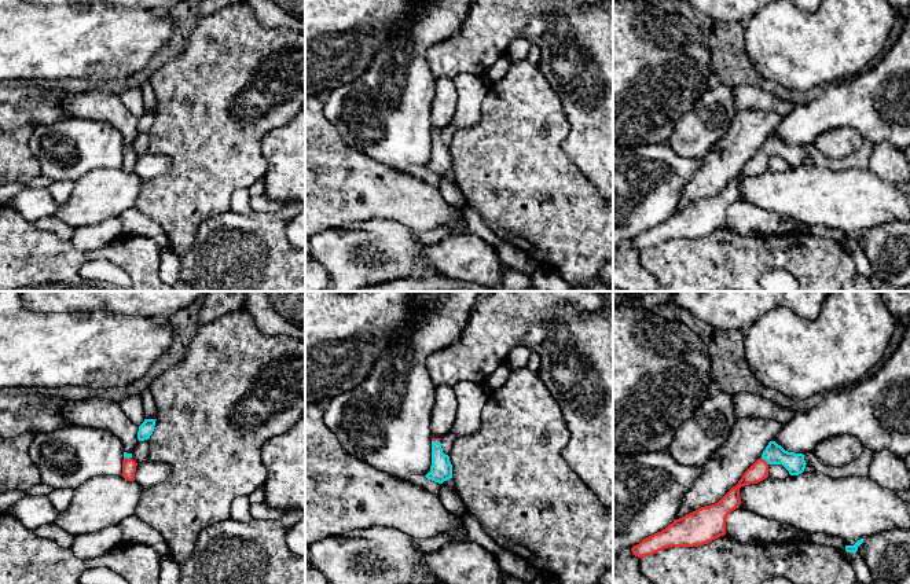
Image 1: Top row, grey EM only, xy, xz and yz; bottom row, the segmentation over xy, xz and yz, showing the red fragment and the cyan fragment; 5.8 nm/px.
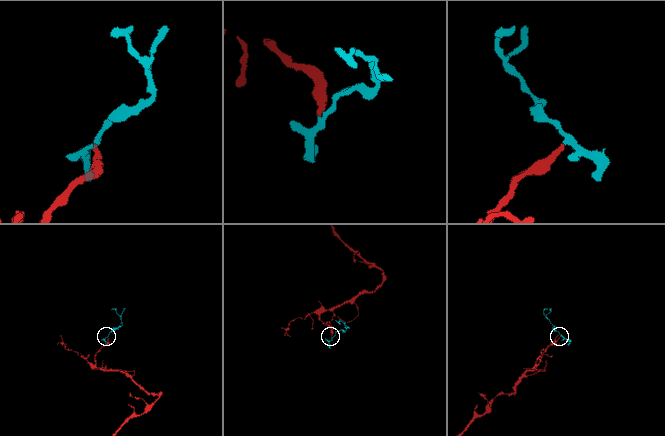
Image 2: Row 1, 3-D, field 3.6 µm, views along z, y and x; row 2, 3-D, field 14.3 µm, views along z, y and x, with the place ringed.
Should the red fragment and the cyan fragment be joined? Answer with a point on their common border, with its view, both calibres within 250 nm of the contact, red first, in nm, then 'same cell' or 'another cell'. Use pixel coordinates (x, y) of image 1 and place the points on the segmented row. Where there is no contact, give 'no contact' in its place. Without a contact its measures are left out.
meets red in yz at (763, 459); 110 nm thick on the red side, 120 nm on the other; same cell

